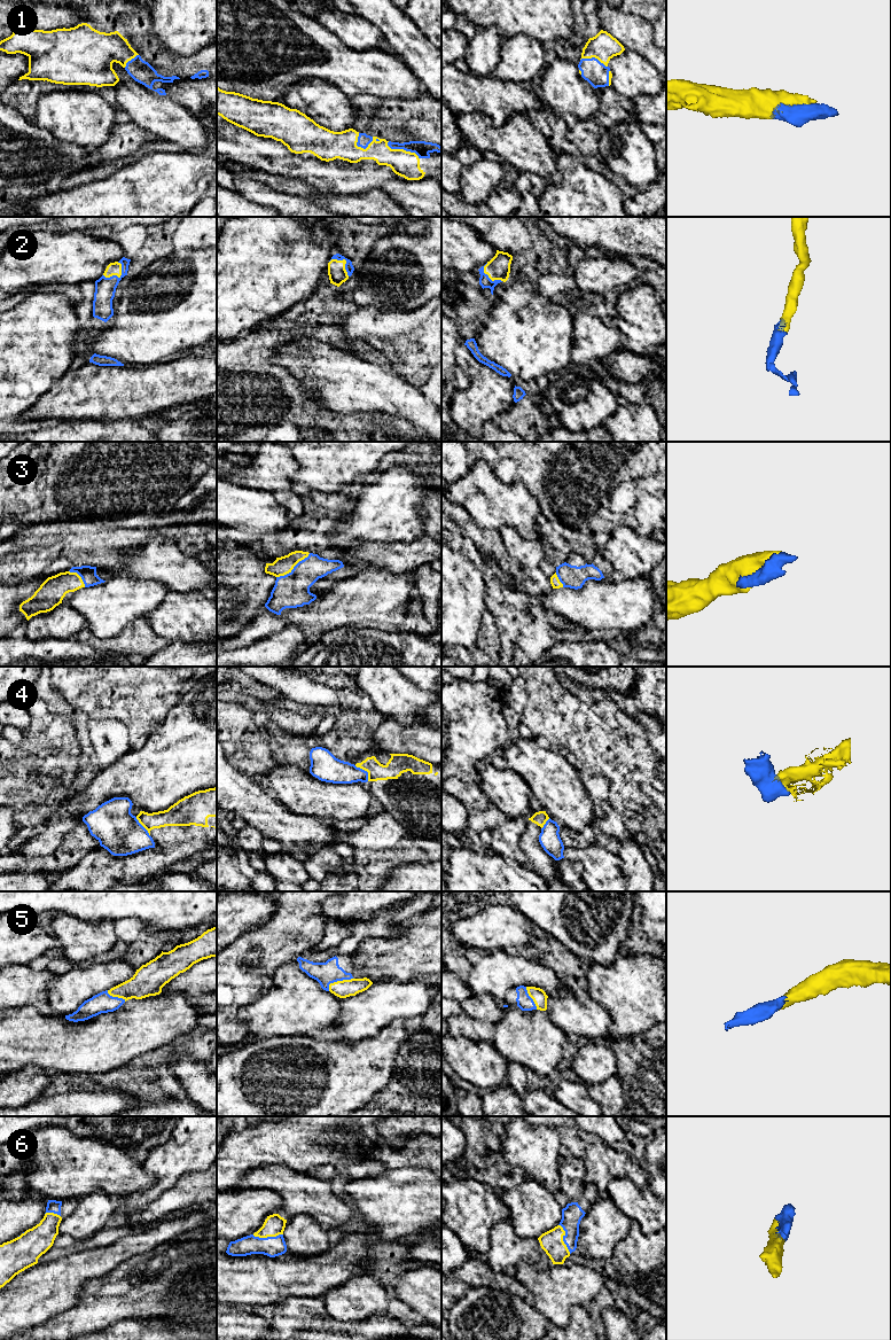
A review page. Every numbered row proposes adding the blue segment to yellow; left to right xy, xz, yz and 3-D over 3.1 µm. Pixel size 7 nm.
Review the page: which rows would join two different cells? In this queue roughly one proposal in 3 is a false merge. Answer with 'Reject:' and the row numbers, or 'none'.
Reject: 4

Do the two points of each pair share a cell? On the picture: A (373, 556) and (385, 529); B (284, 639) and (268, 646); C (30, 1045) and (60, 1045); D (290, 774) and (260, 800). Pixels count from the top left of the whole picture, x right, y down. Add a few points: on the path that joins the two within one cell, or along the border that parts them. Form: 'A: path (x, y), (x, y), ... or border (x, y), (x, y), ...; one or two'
A: border (406, 543), (360, 542), (352, 547); two
B: path (281, 643), (278, 646), (272, 646); one
C: path (37, 1045), (53, 1045); one
D: border (259, 781), (267, 792), (289, 809); two

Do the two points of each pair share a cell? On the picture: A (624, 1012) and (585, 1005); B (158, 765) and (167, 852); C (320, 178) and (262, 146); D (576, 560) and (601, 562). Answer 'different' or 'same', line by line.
A: different
B: different
C: same
D: same

